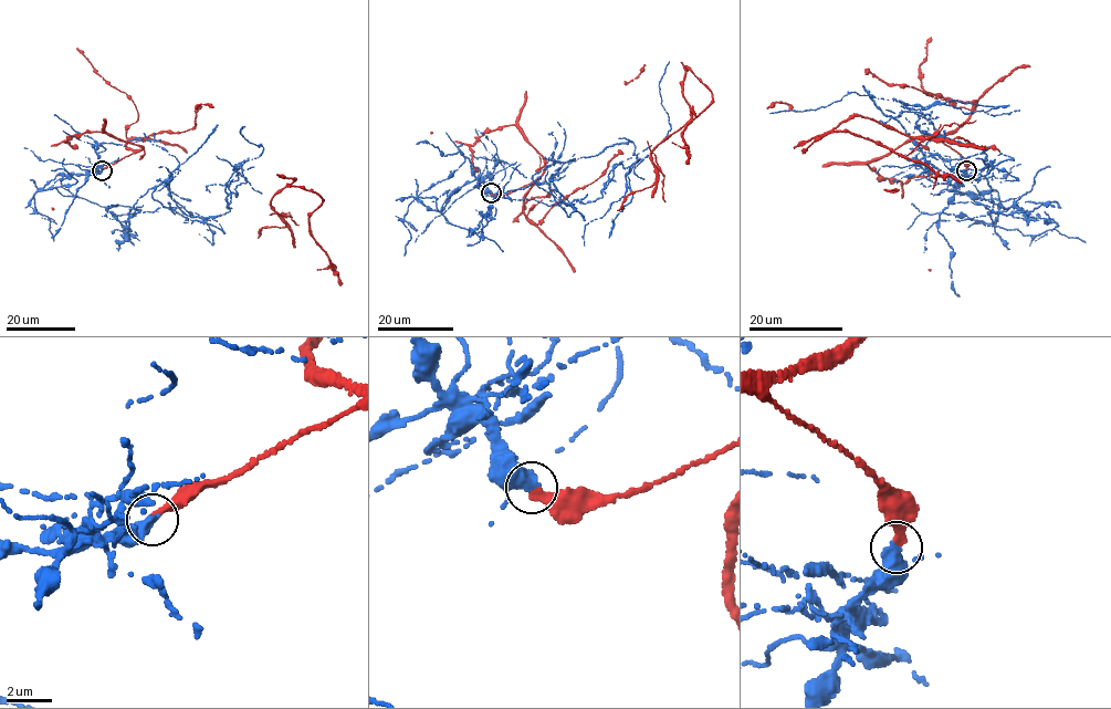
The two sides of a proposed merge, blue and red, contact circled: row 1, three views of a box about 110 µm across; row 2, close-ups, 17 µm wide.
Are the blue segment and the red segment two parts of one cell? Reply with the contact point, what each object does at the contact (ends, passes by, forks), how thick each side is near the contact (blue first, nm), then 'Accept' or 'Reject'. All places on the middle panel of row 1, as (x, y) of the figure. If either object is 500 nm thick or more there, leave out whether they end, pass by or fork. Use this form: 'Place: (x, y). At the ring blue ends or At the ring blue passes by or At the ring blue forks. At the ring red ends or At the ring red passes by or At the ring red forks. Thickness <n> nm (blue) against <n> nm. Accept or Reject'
Place: (491, 193). At the ring blue passes by. At the ring red ends. Thickness 360 nm (blue) against 360 nm. Reject

